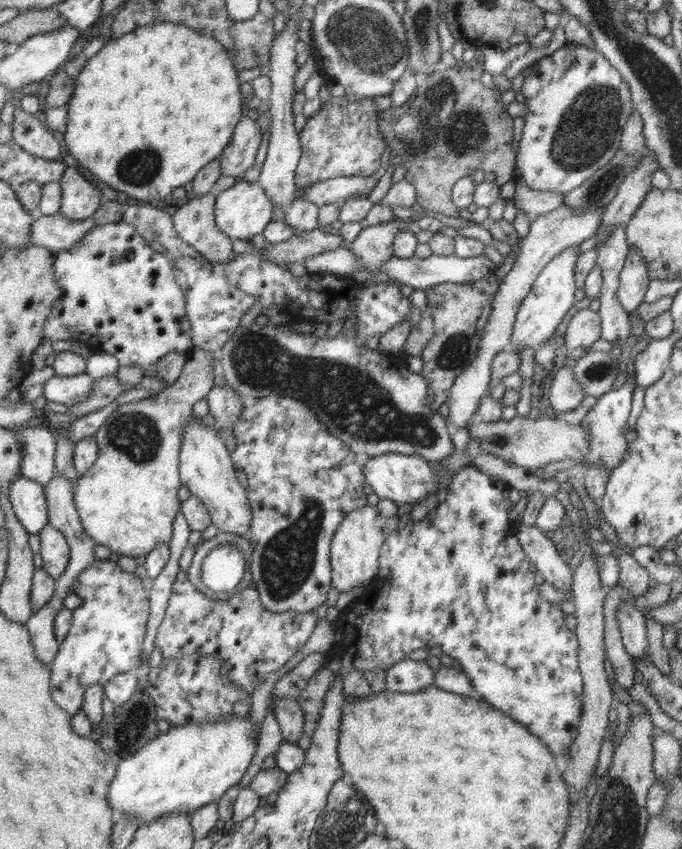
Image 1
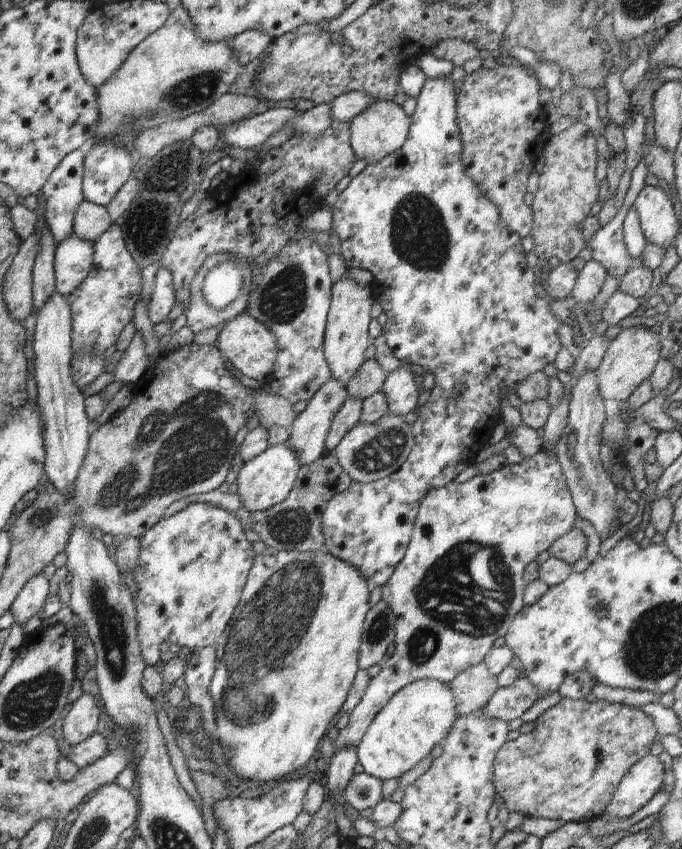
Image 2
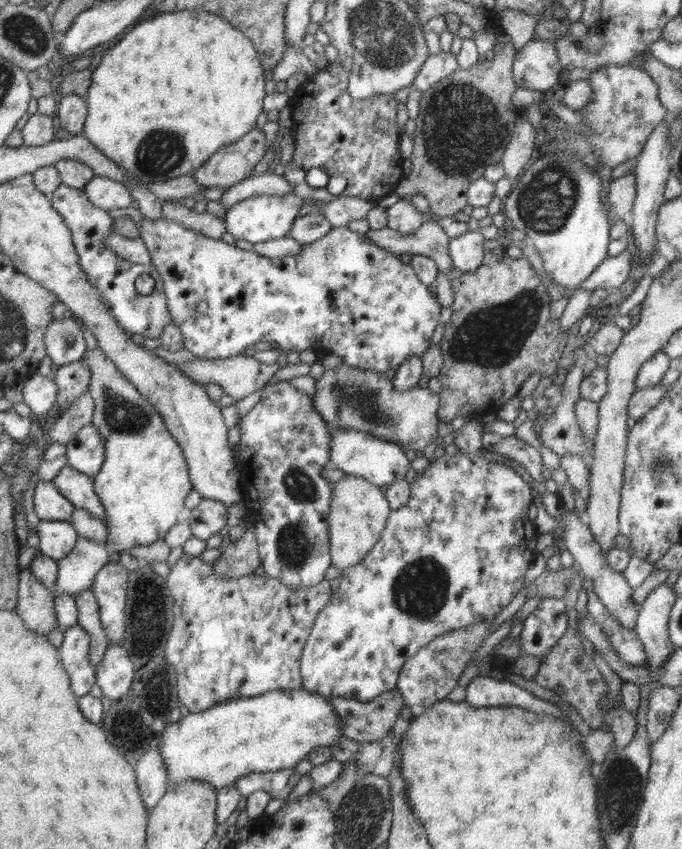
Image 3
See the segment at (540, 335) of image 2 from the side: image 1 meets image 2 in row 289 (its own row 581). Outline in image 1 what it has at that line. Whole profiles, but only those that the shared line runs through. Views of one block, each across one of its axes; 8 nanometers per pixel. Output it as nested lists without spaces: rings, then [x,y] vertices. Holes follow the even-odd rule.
[[[468,466],[462,467],[459,471],[454,473],[451,480],[447,485],[446,496],[440,501],[440,504],[434,508],[434,510],[430,511],[422,520],[420,521],[412,521],[412,523],[408,523],[409,519],[405,519],[402,524],[398,528],[396,528],[393,532],[386,537],[382,548],[380,549],[380,557],[379,557],[379,568],[376,577],[371,580],[369,585],[365,588],[362,595],[356,599],[356,603],[352,606],[348,606],[339,616],[339,618],[334,622],[333,627],[337,631],[337,635],[339,637],[339,642],[337,646],[330,650],[328,653],[328,662],[335,658],[336,660],[340,660],[340,664],[342,667],[336,673],[336,676],[339,678],[346,678],[346,674],[350,672],[350,670],[360,670],[362,674],[366,677],[370,678],[373,676],[374,670],[389,670],[390,666],[394,662],[398,662],[400,660],[408,659],[408,654],[414,650],[428,649],[432,646],[440,646],[444,654],[448,654],[455,659],[457,667],[461,670],[464,670],[464,673],[470,677],[470,684],[472,684],[473,688],[475,688],[476,697],[481,700],[486,701],[488,704],[492,705],[492,707],[498,709],[499,711],[504,711],[506,715],[510,716],[512,720],[517,720],[518,722],[529,727],[530,733],[534,734],[534,736],[538,736],[538,739],[542,740],[542,742],[548,746],[552,755],[556,756],[556,759],[559,761],[558,756],[564,753],[564,749],[572,744],[574,741],[574,737],[578,734],[578,723],[580,723],[580,719],[582,718],[582,694],[583,694],[583,678],[581,676],[581,672],[579,669],[578,662],[578,642],[575,636],[574,631],[570,631],[565,626],[565,616],[566,614],[560,610],[554,603],[547,602],[545,599],[540,597],[539,585],[536,584],[536,578],[534,577],[534,572],[530,572],[529,570],[529,561],[528,557],[524,553],[524,549],[522,549],[520,541],[515,537],[516,528],[518,523],[511,523],[510,518],[508,518],[508,514],[510,514],[510,510],[514,508],[515,503],[512,504],[510,501],[509,495],[511,494],[512,488],[508,483],[504,481],[500,481],[498,478],[494,478],[494,476],[488,476],[486,473],[482,473],[478,467]]]

